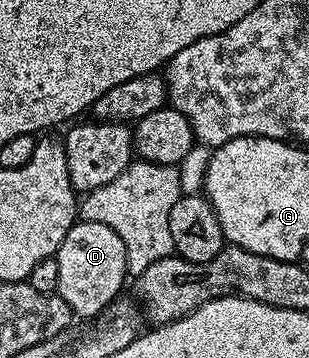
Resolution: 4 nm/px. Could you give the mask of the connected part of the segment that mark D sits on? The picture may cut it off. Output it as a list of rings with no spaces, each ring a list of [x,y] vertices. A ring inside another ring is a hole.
[[[77,221],[65,233],[59,250],[53,258],[57,261],[58,295],[69,305],[72,316],[94,320],[106,312],[107,306],[120,298],[123,282],[129,279],[125,261],[125,244],[109,225]]]

